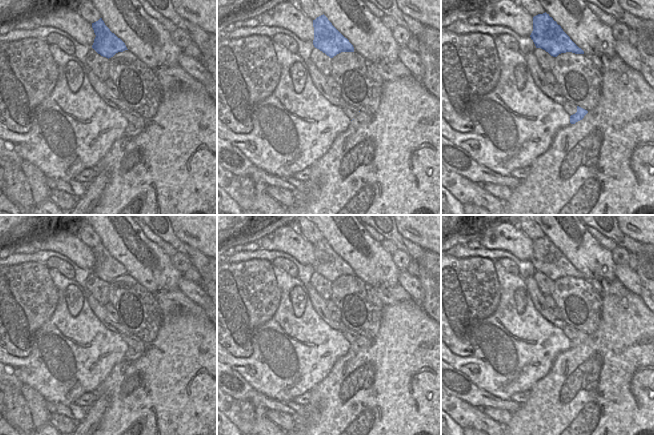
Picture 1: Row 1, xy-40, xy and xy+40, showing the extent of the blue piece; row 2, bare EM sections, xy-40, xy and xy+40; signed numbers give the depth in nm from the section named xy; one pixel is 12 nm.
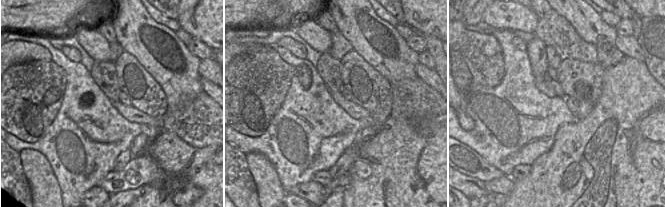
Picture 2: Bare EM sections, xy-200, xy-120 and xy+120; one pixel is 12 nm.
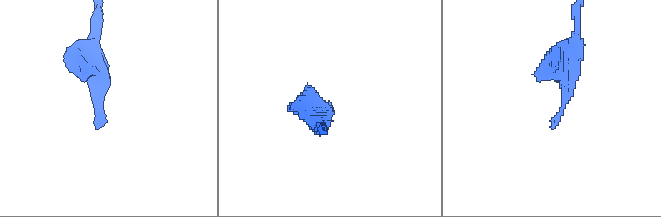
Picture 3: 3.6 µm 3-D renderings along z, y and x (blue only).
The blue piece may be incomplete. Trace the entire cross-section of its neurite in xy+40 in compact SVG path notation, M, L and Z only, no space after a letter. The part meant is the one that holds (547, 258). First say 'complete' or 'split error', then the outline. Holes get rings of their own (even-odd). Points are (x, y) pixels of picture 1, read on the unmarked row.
complete; M546 236L533 241L533 255L530 261L536 272L545 274L553 281L566 276L584 278L584 275L570 263L561 250Z

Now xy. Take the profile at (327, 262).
complete; M323 238L313 244L313 269L333 282L341 276L354 276L353 269L345 262Z

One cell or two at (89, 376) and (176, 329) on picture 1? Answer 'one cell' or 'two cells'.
two cells

